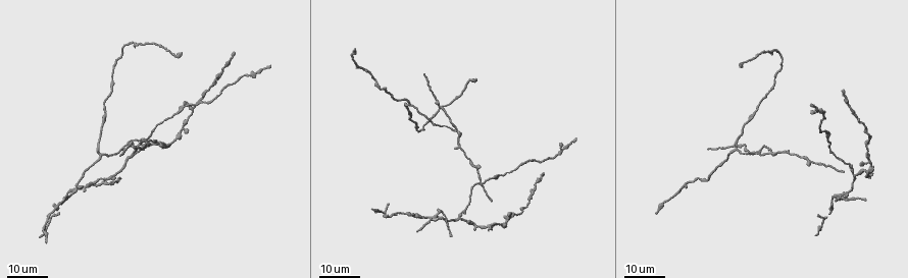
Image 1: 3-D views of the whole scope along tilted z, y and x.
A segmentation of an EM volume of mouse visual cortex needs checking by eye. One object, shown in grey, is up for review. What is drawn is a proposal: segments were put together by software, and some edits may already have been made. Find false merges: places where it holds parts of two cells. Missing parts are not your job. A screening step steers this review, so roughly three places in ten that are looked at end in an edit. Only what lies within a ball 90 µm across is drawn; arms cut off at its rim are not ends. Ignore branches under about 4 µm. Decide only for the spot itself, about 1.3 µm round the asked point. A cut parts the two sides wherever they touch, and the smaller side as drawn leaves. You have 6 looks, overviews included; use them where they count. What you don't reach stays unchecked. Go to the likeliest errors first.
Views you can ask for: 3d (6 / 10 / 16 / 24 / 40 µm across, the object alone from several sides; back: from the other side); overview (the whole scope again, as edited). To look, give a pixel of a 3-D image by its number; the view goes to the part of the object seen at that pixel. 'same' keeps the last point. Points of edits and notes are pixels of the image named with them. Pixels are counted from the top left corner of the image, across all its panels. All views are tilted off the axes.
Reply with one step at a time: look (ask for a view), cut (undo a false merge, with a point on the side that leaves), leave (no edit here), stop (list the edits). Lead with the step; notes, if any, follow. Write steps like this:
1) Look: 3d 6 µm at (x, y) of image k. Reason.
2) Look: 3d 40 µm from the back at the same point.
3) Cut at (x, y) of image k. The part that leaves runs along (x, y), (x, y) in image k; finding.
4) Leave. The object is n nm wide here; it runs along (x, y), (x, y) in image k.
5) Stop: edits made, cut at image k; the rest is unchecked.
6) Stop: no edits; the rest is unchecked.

Look: 3d 24 µm at (854, 176) of image 1. Three-way junction.

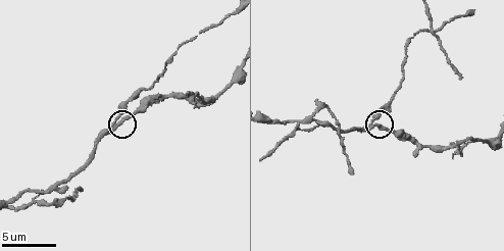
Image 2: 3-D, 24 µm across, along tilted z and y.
Look: 3d 6 µm at (380, 127) of image 2. Closer look.

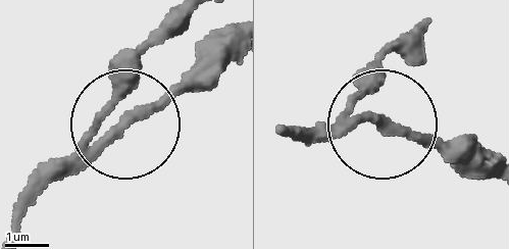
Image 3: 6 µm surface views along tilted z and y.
Cut at (137, 118) of image 3. The side arm is 38 µm long; the part that leaves runs along (90, 156), (230, 54) in image 3; two cells meet here.

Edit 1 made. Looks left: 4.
Look: overview.

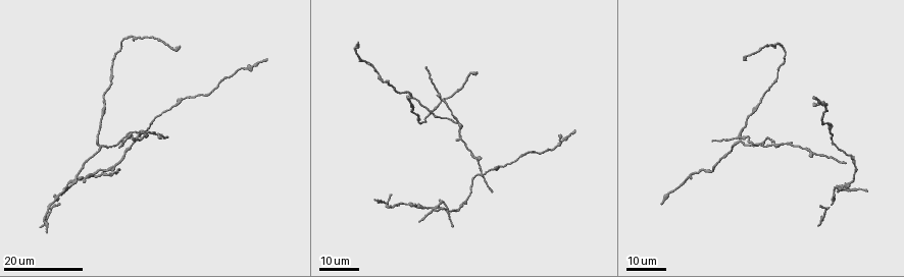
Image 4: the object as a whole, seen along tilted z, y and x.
Look: 3d 16 µm at (100, 147) of image 4.

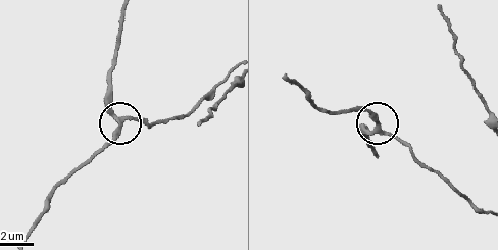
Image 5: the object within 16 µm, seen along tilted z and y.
Look: 3d 6 µm at (121, 129) of image 5.

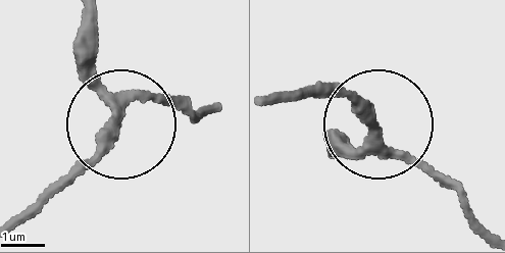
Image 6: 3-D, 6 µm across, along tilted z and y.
Leave. 3 arms meet here; it runs along (485, 222), (346, 101), (310, 89) in image 6; continuous, no second cell.

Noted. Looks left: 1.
Stop: edits made, cut at image 3; the rest is unchecked.

